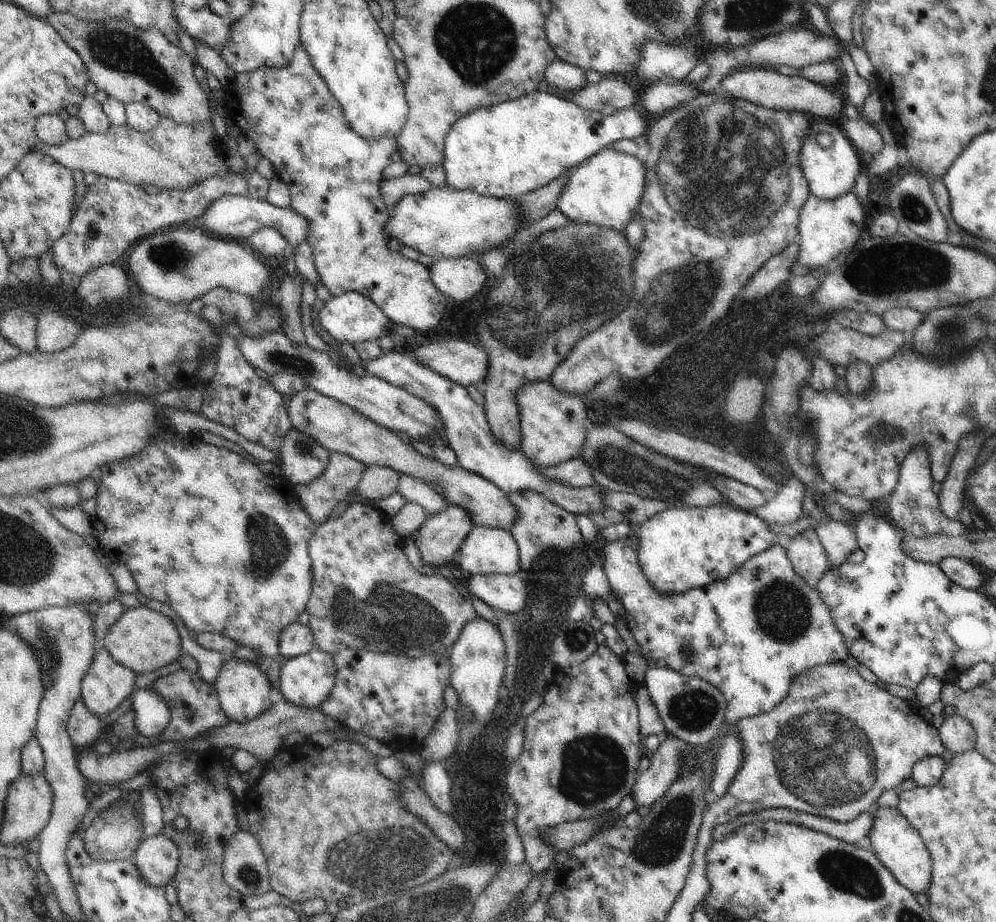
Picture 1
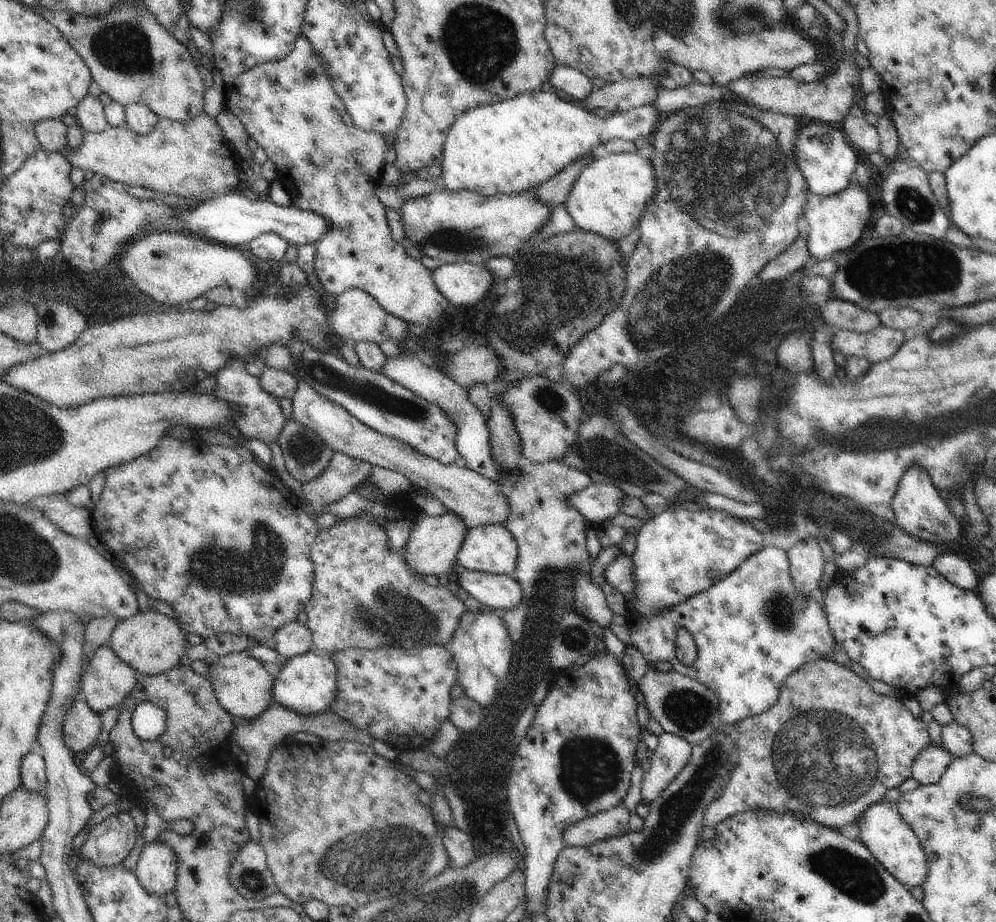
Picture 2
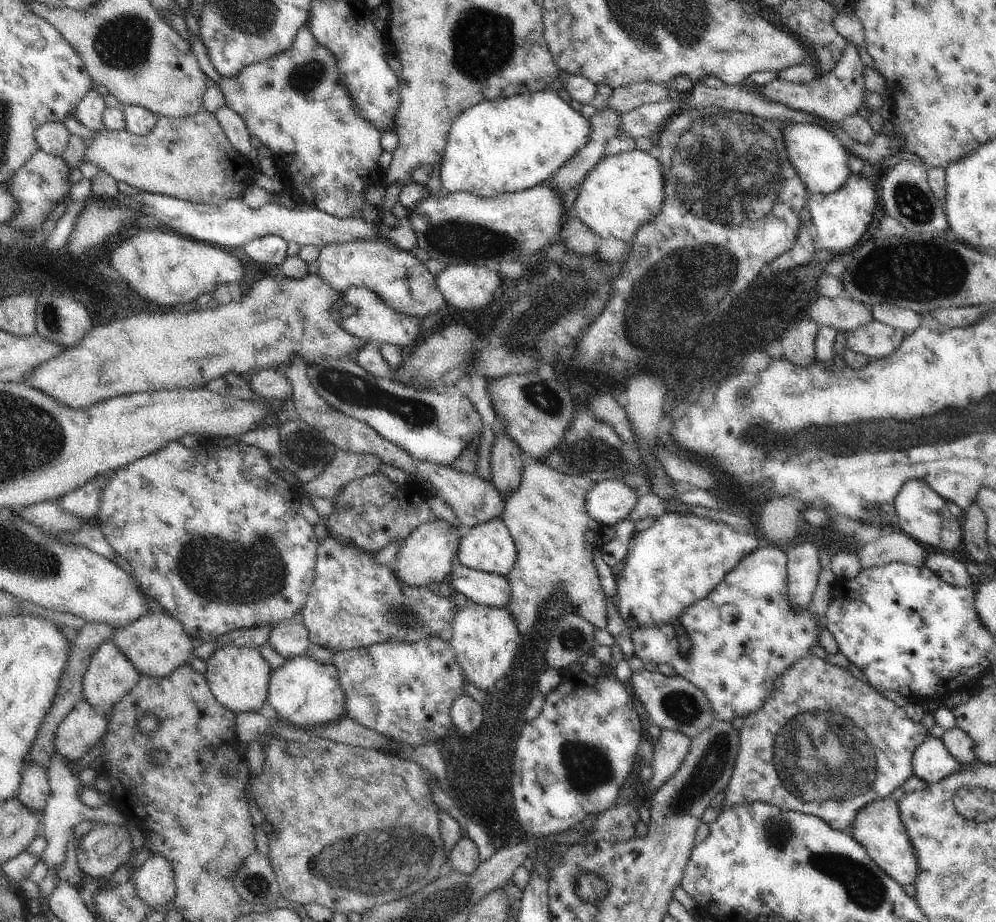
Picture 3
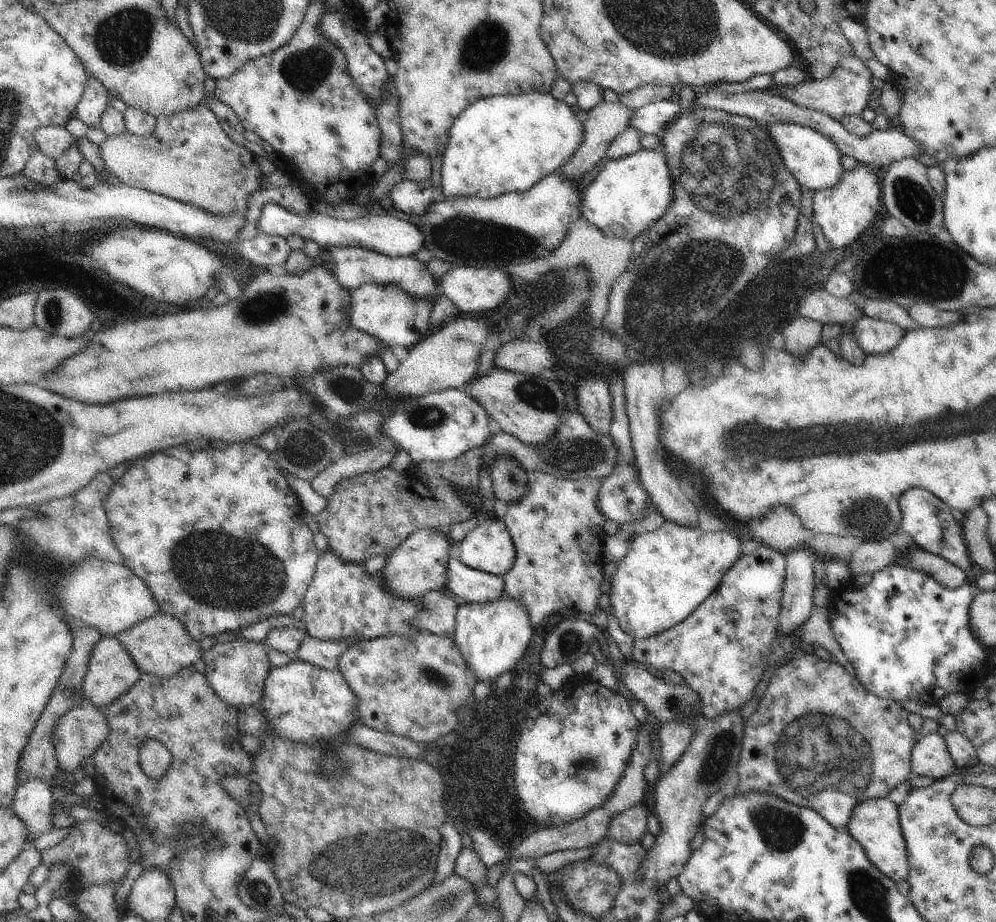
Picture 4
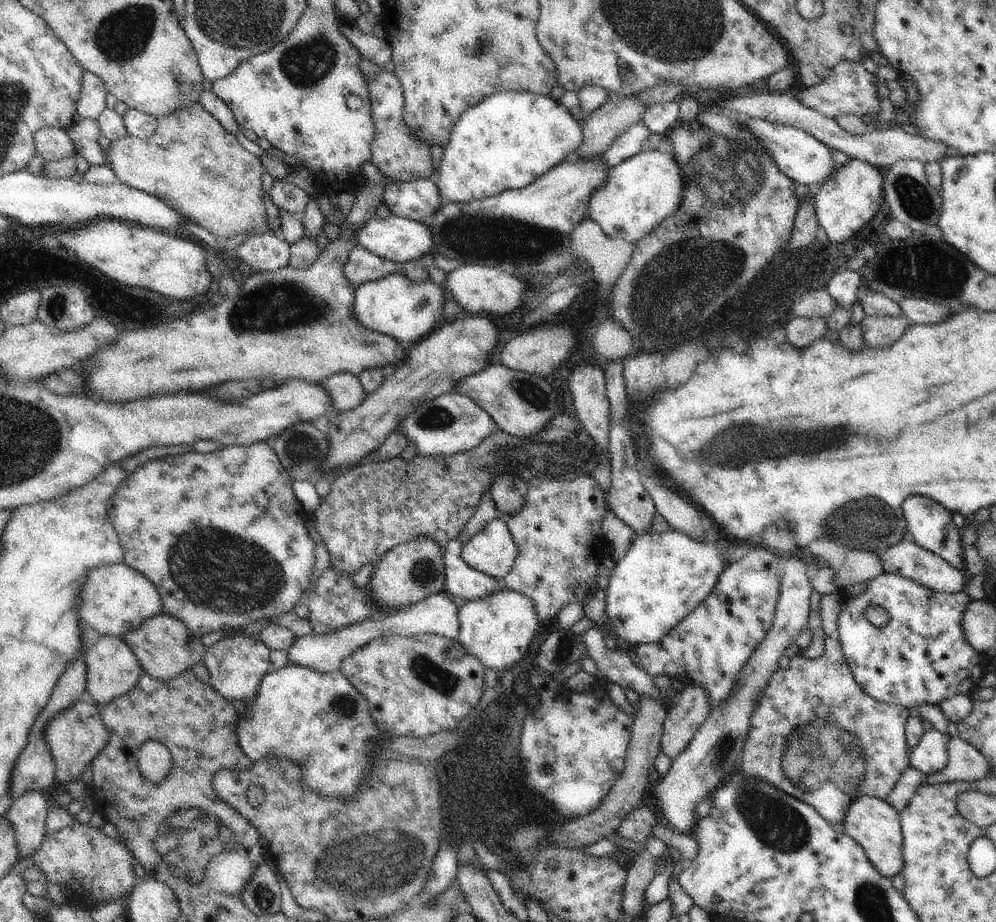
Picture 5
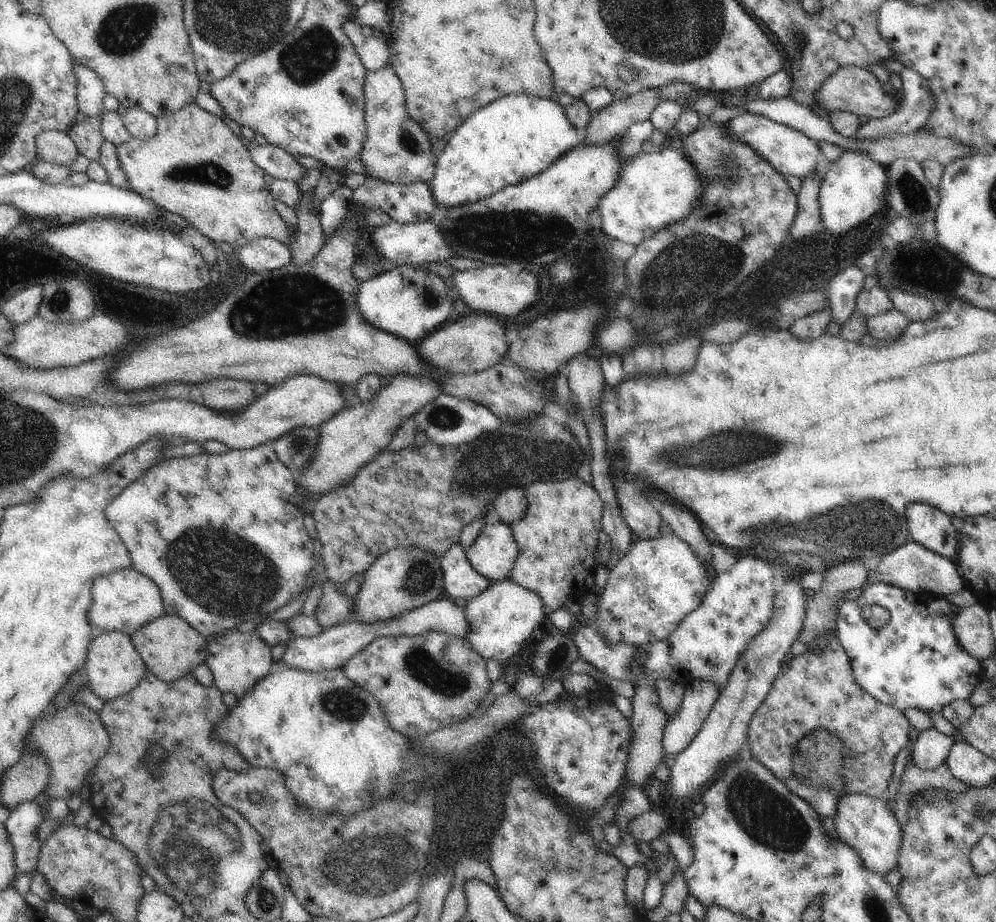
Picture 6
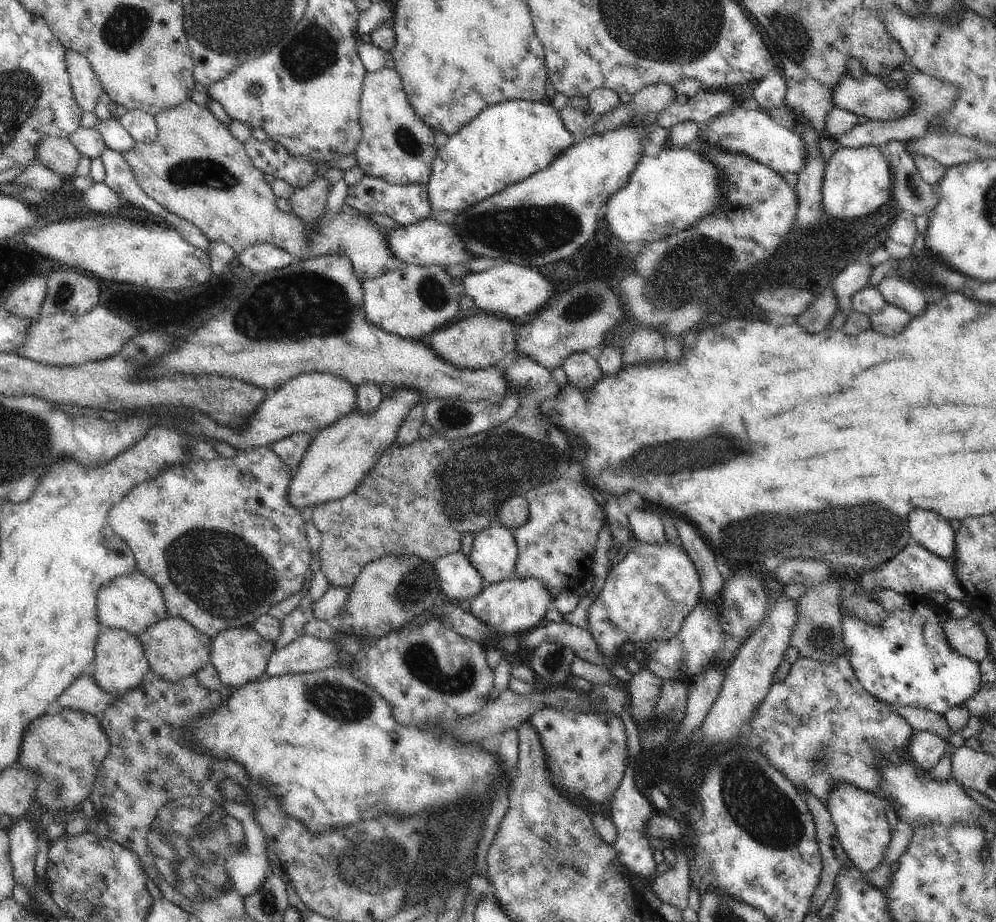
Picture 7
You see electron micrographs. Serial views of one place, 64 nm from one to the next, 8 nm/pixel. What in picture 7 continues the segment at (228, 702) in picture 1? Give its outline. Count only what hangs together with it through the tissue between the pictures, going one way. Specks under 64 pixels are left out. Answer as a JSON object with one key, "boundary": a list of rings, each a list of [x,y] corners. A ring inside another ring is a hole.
{"boundary":[[[243,626],[243,628],[229,628],[223,630],[221,634],[217,634],[213,640],[213,652],[211,652],[211,664],[215,666],[219,680],[223,686],[231,686],[231,688],[241,688],[245,684],[249,684],[251,680],[259,680],[267,668],[267,662],[271,658],[271,654],[275,652],[275,642],[263,640],[251,626]]]}

